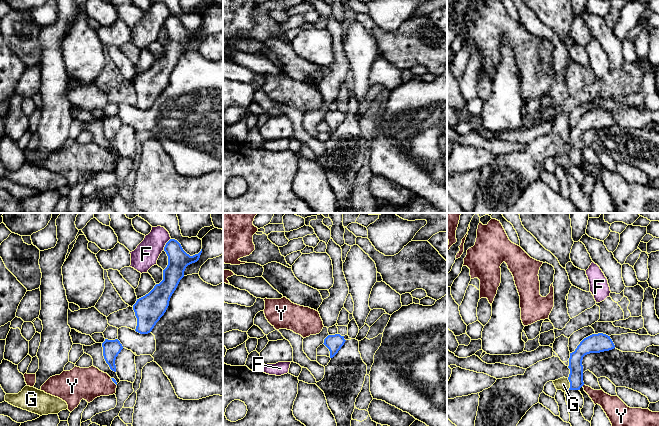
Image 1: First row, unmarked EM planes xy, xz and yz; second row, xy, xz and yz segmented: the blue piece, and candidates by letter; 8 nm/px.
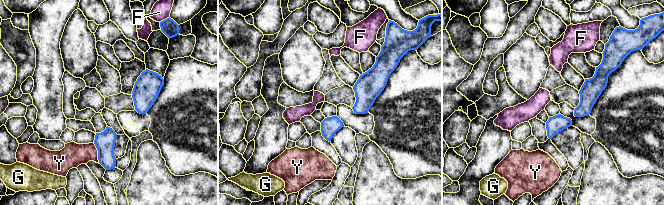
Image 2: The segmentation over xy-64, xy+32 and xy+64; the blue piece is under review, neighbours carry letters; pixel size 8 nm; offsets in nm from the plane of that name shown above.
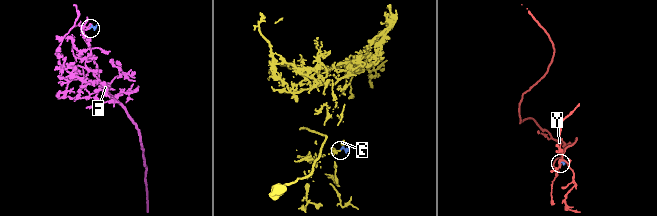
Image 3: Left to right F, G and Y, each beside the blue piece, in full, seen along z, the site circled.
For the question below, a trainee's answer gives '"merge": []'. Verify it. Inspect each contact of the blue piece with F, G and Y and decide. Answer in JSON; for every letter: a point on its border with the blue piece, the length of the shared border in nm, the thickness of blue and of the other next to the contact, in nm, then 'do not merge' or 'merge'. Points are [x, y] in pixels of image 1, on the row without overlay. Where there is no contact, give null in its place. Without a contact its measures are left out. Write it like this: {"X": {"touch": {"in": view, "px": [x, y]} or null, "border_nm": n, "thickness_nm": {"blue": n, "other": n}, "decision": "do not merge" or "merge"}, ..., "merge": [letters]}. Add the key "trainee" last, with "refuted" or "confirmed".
{"F": {"touch": {"in": "xy", "px": [166, 20]}, "border_nm": 110, "thickness_nm": {"blue": 170, "other": 200}, "decision": "do not merge"}, "G": {"touch": {"in": "yz", "px": [570, 159]}, "border_nm": 90, "thickness_nm": {"blue": 120, "other": 100}, "decision": "merge"}, "Y": {"touch": {"in": "xy", "px": [113, 157]}, "border_nm": 80, "thickness_nm": {"blue": 20, "other": 260}, "decision": "do not merge"}, "merge": ["G"], "trainee": "refuted"}

